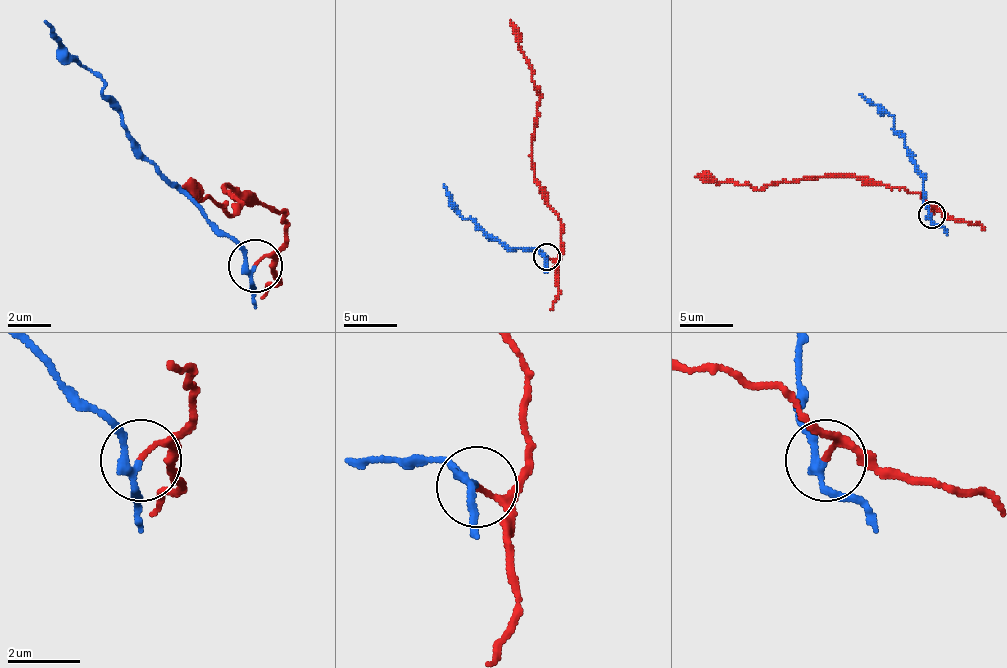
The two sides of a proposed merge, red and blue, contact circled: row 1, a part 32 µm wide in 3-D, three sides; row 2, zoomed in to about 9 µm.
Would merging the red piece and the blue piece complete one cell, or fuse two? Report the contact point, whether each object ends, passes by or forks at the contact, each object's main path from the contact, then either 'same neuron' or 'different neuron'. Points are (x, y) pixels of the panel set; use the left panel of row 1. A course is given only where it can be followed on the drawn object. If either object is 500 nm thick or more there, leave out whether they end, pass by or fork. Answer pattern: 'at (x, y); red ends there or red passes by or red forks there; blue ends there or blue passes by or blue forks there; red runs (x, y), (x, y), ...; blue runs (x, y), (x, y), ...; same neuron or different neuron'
at (255, 265); red ends there; blue passes by; red runs (256, 264), (283, 243), (283, 210), (224, 189), (240, 205), (229, 216), (224, 205), (197, 199), (181, 189); blue runs (256, 264), (176, 183), (100, 92), (89, 70), (46, 22); different neuron

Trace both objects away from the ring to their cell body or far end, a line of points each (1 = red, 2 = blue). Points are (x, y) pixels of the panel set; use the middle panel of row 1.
1: (547, 256), (561, 253), (561, 227), (534, 176), (539, 89), (510, 20)
2: (547, 256), (537, 248), (507, 248), (470, 219), (465, 219), (444, 184)

